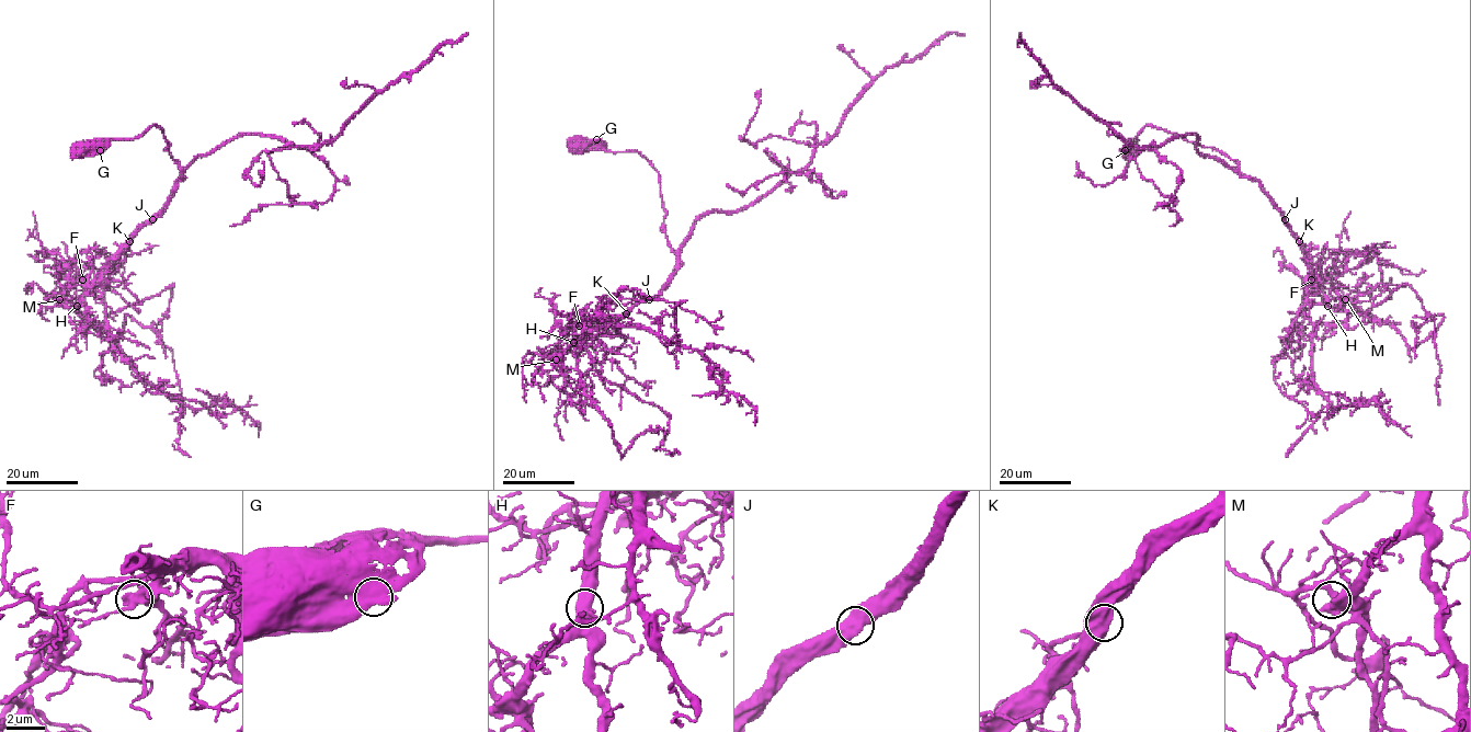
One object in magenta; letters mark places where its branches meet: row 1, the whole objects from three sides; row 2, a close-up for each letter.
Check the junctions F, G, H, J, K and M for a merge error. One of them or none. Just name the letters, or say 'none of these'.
none of these

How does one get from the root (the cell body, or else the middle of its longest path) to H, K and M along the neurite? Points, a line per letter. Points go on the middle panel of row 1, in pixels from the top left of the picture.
H: (576, 147), (638, 151), (657, 171), (677, 270), (656, 295), (618, 318), (581, 319), (573, 342)
K: (576, 147), (638, 151), (659, 174), (664, 232), (676, 255), (677, 270), (656, 295), (641, 300), (626, 313)
M: (576, 147), (638, 151), (657, 171), (677, 270), (656, 295), (618, 318), (581, 319), (556, 359)

